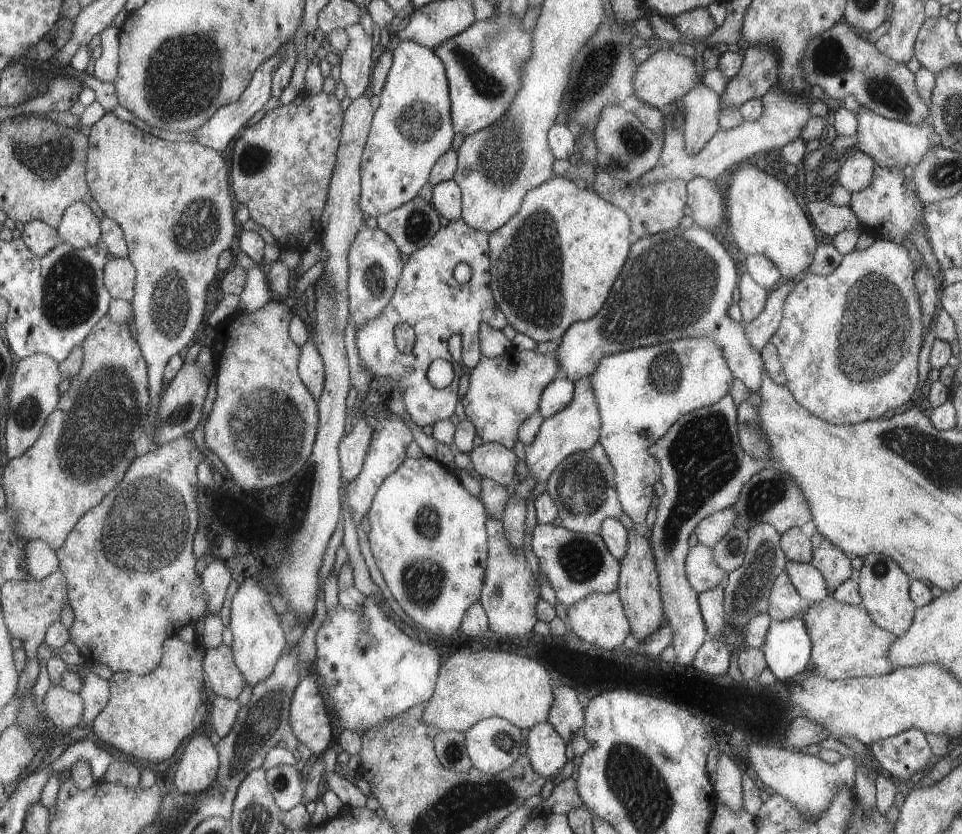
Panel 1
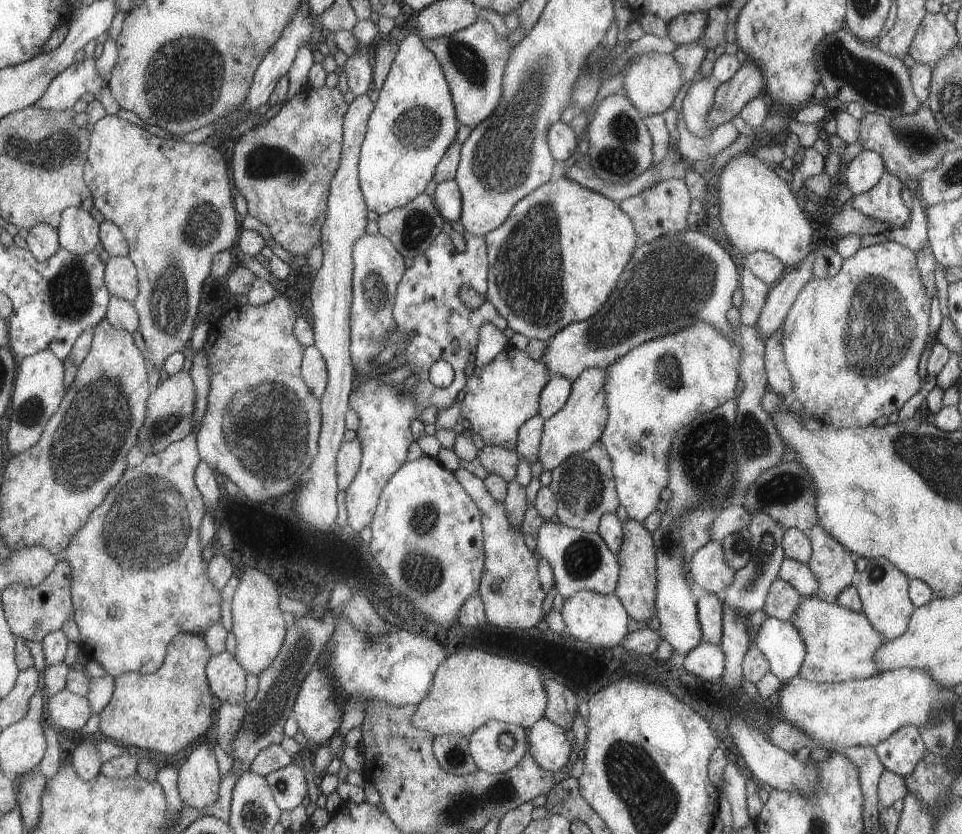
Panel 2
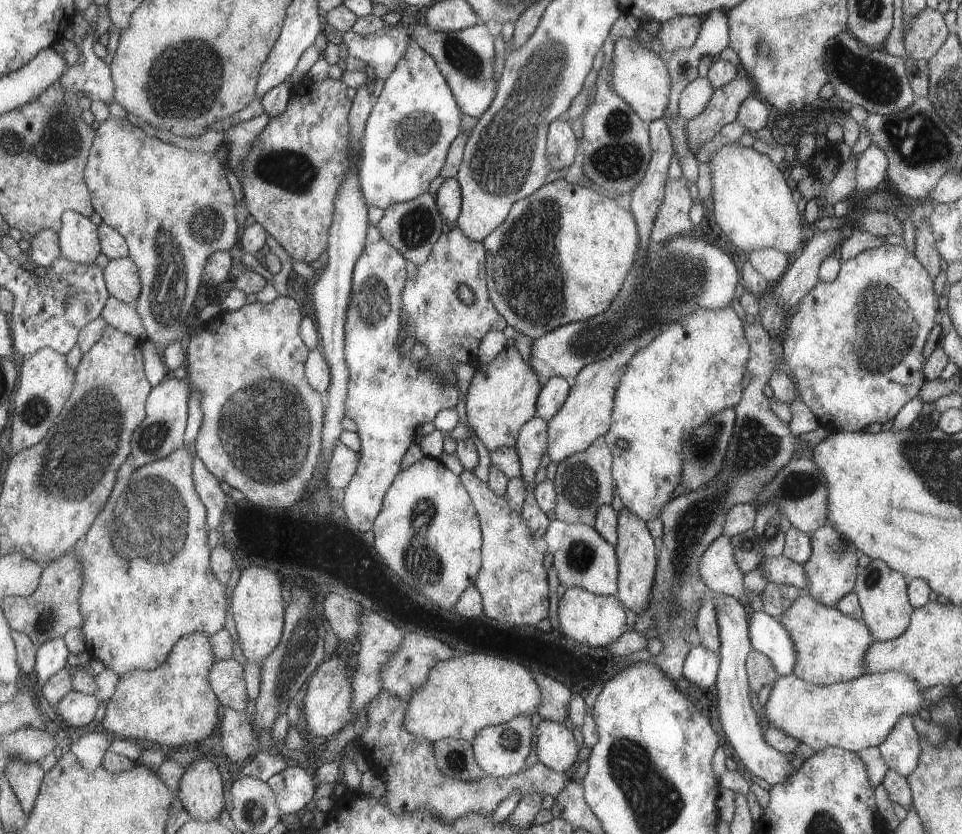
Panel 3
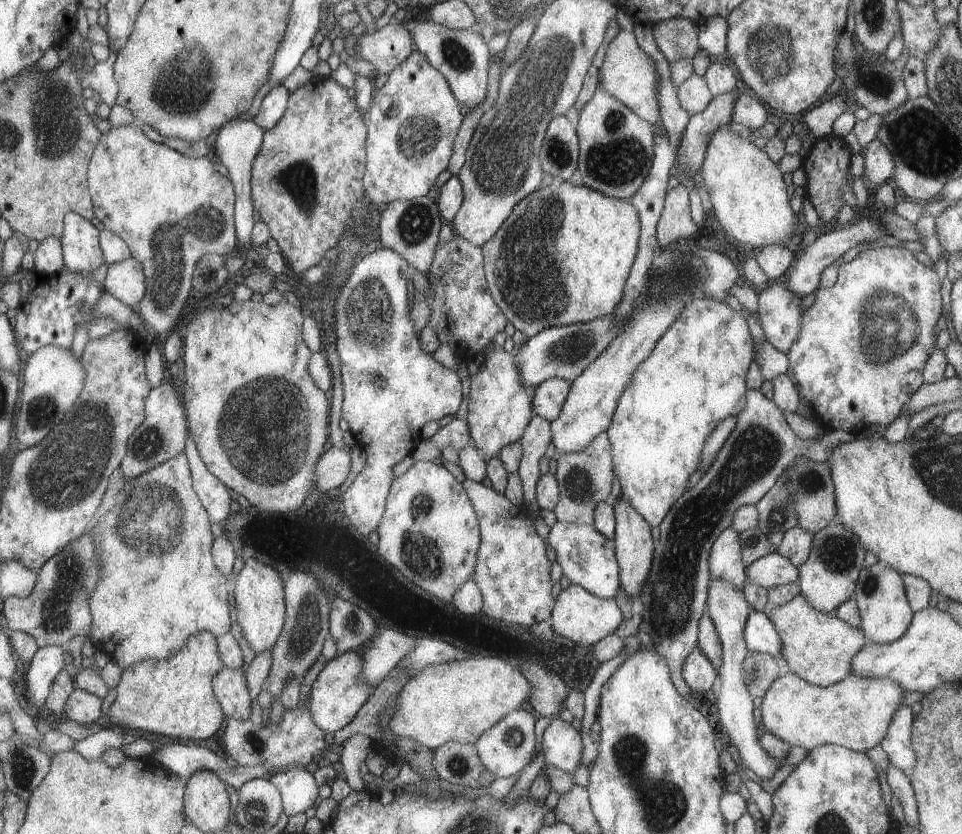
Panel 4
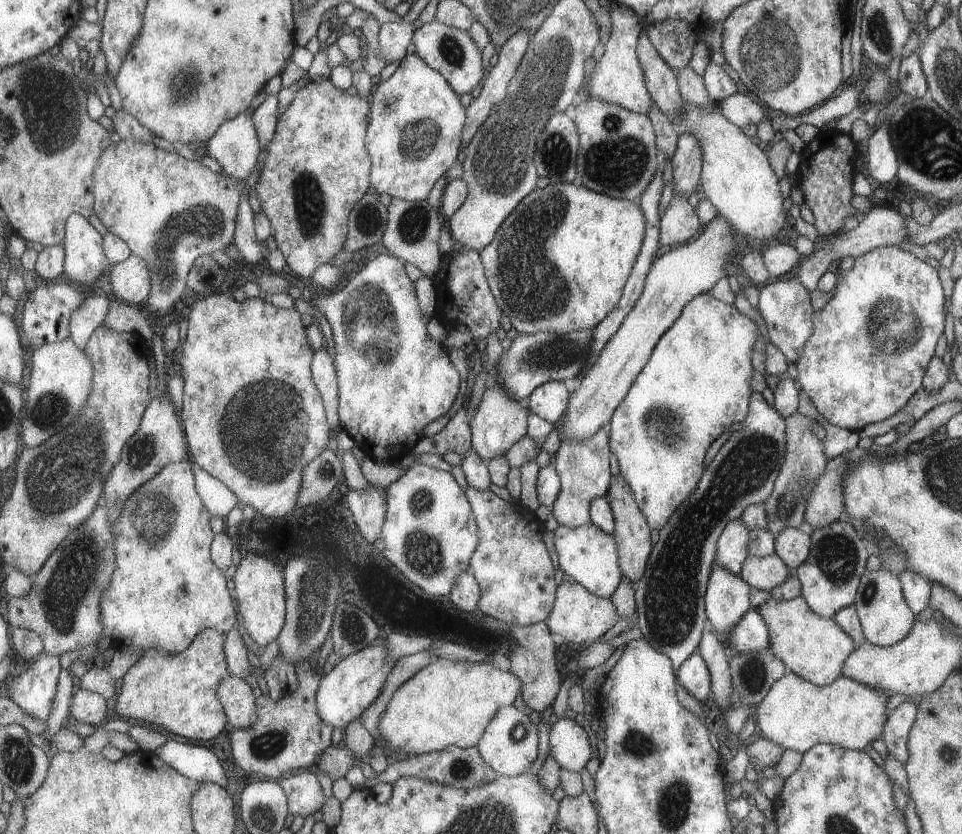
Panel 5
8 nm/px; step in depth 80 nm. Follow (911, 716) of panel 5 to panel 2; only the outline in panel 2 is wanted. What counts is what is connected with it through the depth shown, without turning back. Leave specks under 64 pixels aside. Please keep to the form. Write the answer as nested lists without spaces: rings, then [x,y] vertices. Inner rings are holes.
[[[911,723],[901,725],[874,749],[884,770],[901,778],[907,777],[926,753],[917,728]]]

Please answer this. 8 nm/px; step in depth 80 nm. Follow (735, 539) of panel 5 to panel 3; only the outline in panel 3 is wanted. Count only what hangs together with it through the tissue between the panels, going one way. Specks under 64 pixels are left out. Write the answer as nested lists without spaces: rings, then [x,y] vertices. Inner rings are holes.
[[[723,533],[704,550],[699,572],[709,593],[731,595],[740,601],[744,596],[744,573],[736,565],[730,537]]]

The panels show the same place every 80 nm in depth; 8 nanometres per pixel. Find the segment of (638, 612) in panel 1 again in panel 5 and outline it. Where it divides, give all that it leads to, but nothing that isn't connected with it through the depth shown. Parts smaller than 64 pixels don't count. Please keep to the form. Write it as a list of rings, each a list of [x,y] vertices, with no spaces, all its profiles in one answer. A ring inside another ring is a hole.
[[[619,474],[611,478],[611,484],[605,498],[610,504],[612,514],[615,516],[615,541],[616,550],[619,553],[620,571],[630,582],[635,582],[641,578],[646,569],[649,552],[652,552],[651,540],[649,540],[649,528],[645,524],[644,516],[639,512],[636,499],[633,498],[632,490],[628,483]]]

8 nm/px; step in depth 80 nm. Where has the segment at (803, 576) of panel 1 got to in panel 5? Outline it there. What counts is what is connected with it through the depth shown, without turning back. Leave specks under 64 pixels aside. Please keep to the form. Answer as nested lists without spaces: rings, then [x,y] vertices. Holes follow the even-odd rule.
[[[773,552],[759,558],[746,557],[738,576],[744,579],[749,587],[769,592],[792,573],[787,564]]]

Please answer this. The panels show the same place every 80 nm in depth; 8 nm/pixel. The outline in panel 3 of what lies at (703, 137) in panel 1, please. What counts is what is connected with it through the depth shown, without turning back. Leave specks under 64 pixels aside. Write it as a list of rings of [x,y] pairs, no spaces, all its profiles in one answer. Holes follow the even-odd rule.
[[[695,77],[681,90],[678,98],[678,115],[689,122],[697,116],[710,101],[714,88],[707,77]]]

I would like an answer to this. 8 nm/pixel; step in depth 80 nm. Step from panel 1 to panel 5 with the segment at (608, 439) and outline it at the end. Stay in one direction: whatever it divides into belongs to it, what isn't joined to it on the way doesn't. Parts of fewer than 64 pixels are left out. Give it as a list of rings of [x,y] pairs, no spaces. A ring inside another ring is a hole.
[[[707,293],[693,297],[656,342],[645,366],[613,410],[607,426],[609,452],[616,455],[619,474],[628,483],[641,514],[648,519],[653,530],[659,530],[695,489],[703,472],[703,456],[709,444],[731,422],[741,422],[748,413],[751,346],[757,336],[757,324],[738,312],[733,304],[723,303]]]

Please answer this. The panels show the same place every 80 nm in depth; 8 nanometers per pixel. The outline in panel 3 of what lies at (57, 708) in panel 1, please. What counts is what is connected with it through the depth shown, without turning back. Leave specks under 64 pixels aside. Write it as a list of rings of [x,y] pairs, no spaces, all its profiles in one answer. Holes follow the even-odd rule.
[[[73,690],[55,710],[63,718],[65,725],[91,728],[99,710],[99,702],[100,700],[95,695],[86,695]]]

